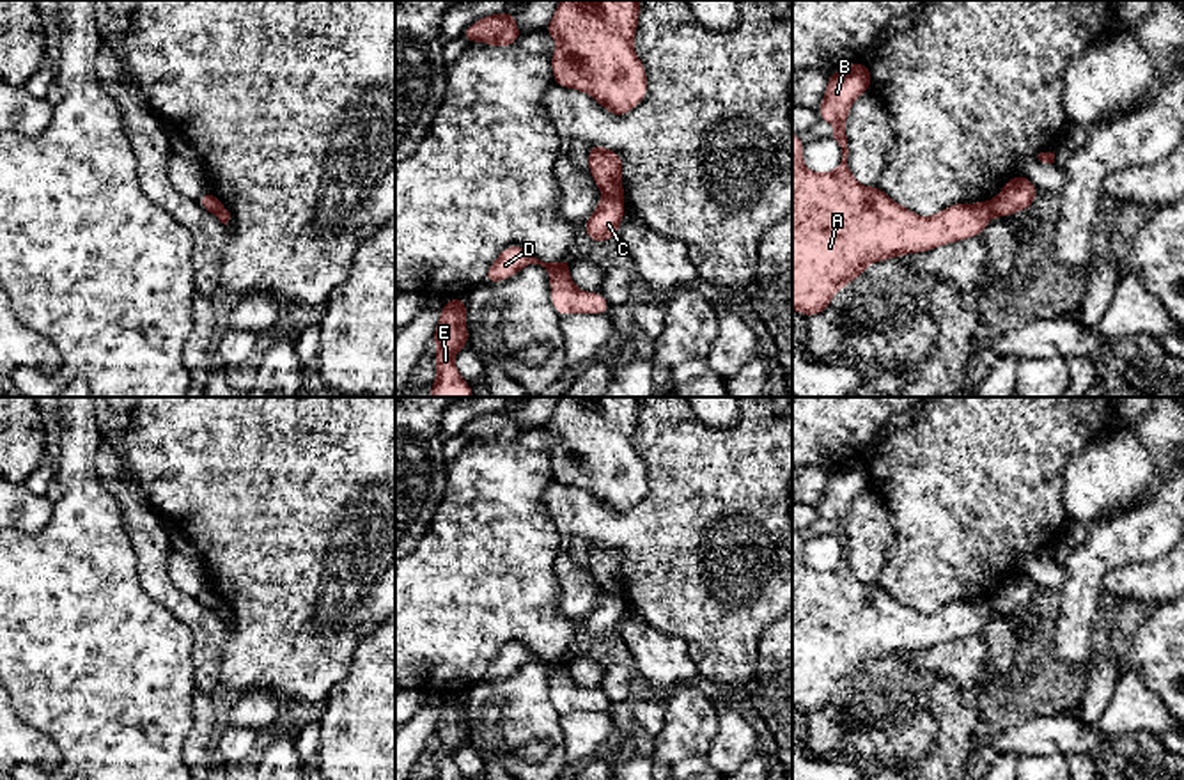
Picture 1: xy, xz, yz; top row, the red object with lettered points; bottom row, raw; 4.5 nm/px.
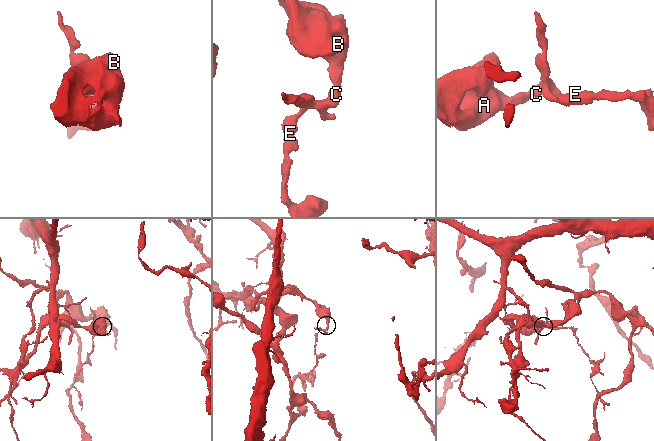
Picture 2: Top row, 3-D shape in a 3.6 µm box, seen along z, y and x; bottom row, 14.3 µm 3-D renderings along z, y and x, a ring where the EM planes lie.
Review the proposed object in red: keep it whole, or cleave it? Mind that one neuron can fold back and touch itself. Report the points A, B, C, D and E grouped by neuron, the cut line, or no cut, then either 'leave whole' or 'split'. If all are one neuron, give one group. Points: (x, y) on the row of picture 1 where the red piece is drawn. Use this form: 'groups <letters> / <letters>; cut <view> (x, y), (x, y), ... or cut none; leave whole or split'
groups A B / C D E; cut xz (603, 192), (621, 199); split

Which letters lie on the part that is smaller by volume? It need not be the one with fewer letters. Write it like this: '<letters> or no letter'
C, D, E

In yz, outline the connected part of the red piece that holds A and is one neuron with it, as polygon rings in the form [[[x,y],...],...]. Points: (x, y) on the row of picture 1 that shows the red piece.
[[[854,62],[828,78],[817,115],[835,128],[833,138],[842,147],[838,167],[826,174],[808,170],[803,163],[805,144],[792,133],[792,308],[806,317],[830,308],[833,294],[856,277],[863,278],[869,264],[977,238],[996,216],[987,202],[957,202],[923,218],[897,204],[879,186],[860,184],[847,165],[845,122],[853,103],[870,90],[872,74],[867,64]]]

